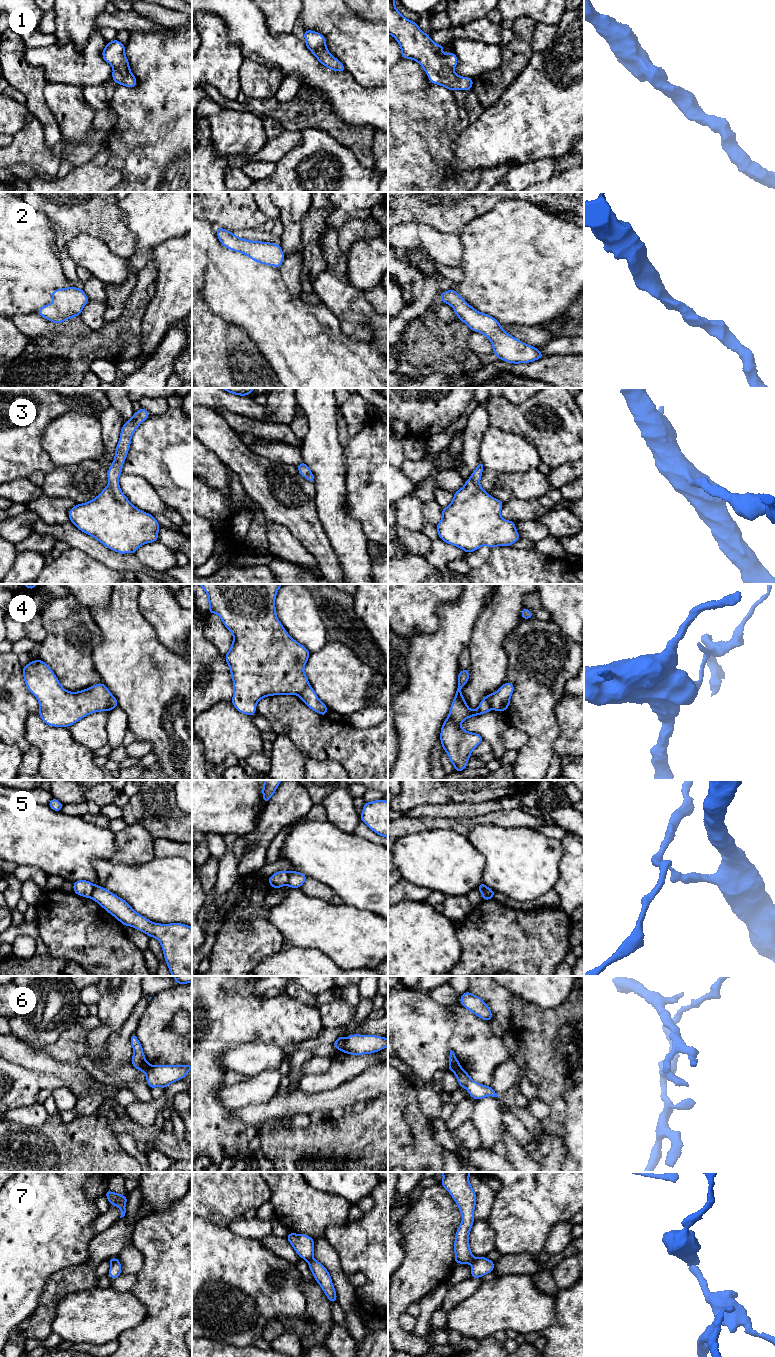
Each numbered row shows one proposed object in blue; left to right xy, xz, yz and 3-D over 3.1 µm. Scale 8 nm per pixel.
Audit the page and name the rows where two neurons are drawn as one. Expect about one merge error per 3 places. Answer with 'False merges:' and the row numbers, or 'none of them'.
False merges: 4, 5, 6, 7

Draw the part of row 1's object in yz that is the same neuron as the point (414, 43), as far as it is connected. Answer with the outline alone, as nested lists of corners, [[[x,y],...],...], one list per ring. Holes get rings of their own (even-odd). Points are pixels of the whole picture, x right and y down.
[[[388,0],[388,34],[393,36],[401,48],[401,57],[412,59],[418,62],[425,70],[429,81],[432,84],[438,84],[450,91],[471,90],[473,79],[459,76],[454,72],[458,64],[458,58],[454,52],[443,54],[444,45],[436,44],[432,41],[429,34],[425,34],[416,22],[412,22],[404,17],[396,8],[395,0]]]

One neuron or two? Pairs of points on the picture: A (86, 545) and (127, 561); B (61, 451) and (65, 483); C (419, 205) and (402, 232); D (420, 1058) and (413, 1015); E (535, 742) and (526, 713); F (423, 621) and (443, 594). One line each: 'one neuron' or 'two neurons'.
A: one neuron
B: two neurons
C: two neurons
D: one neuron
E: one neuron
F: one neuron

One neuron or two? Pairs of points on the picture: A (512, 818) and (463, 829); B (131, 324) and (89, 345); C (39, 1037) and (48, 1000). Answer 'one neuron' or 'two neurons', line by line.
A: one neuron
B: one neuron
C: one neuron

